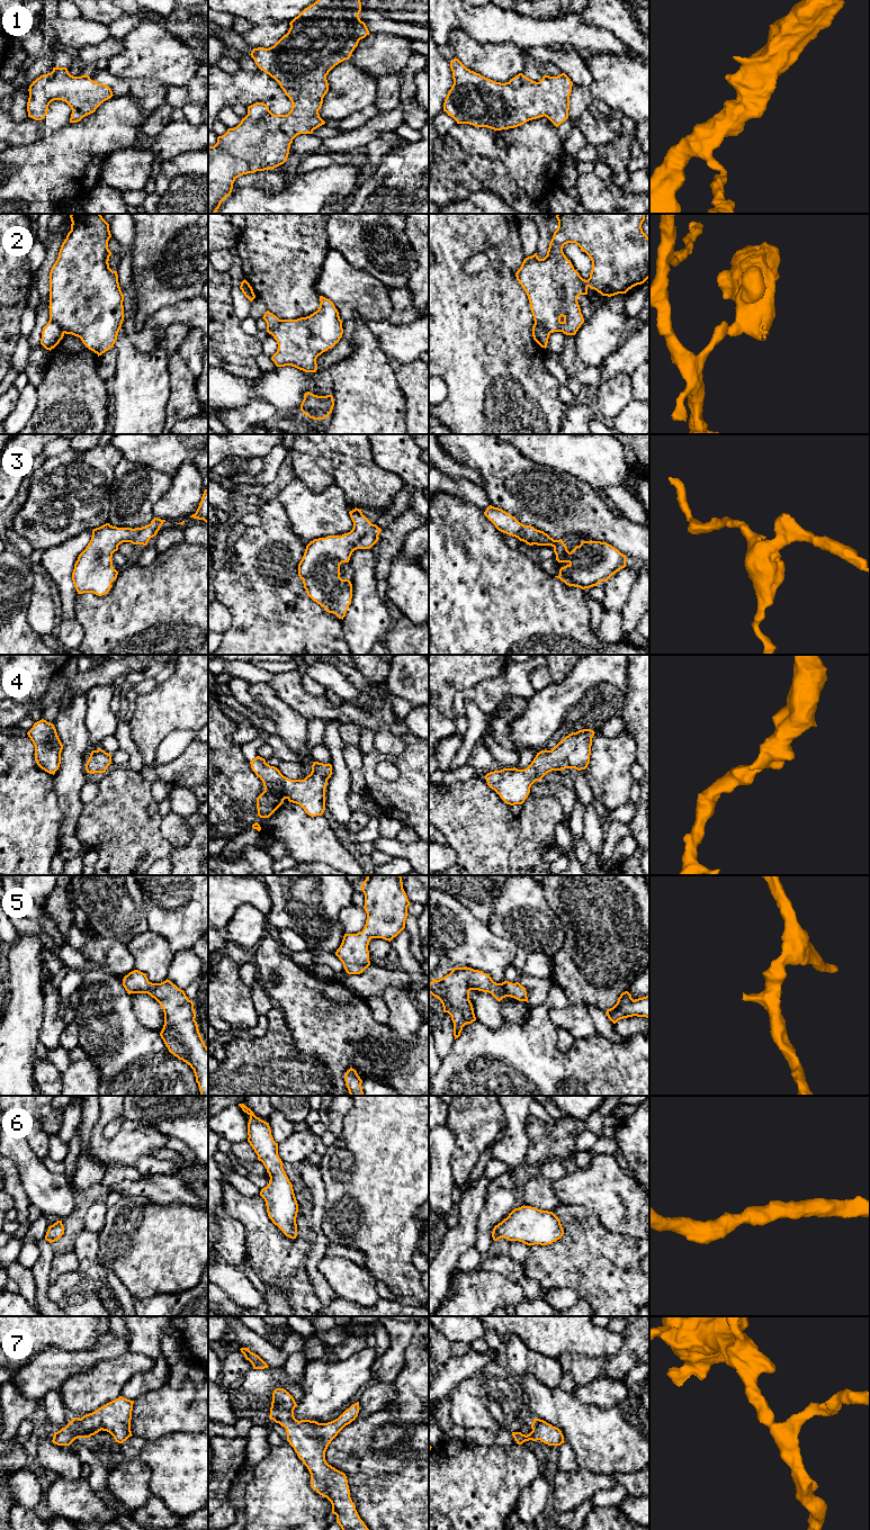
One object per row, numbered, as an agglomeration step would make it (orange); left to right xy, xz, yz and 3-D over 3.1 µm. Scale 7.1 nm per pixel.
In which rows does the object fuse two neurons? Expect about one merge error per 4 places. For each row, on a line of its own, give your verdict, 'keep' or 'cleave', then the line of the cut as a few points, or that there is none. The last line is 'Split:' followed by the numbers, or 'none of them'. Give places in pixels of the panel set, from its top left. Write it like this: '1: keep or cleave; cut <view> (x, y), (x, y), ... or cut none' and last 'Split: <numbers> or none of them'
1: keep; cut none
2: cleave; cut xy (50, 318), (64, 332)
3: keep; cut none
4: keep; cut none
5: keep; cut none
6: keep; cut none
7: keep; cut none
Split: 2

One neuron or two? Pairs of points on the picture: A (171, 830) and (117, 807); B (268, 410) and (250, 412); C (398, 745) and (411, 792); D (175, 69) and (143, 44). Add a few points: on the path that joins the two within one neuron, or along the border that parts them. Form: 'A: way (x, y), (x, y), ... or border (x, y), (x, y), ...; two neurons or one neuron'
A: border (161, 817), (160, 834), (172, 846); two neurons
B: way (263, 411), (254, 412); one neuron
C: border (405, 744), (398, 754), (375, 749); two neurons
D: way (167, 61), (151, 51); one neuron

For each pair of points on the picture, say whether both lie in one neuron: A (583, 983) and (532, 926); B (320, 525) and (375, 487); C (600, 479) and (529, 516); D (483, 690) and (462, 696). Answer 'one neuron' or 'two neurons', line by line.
A: two neurons
B: two neurons
C: two neurons
D: one neuron

